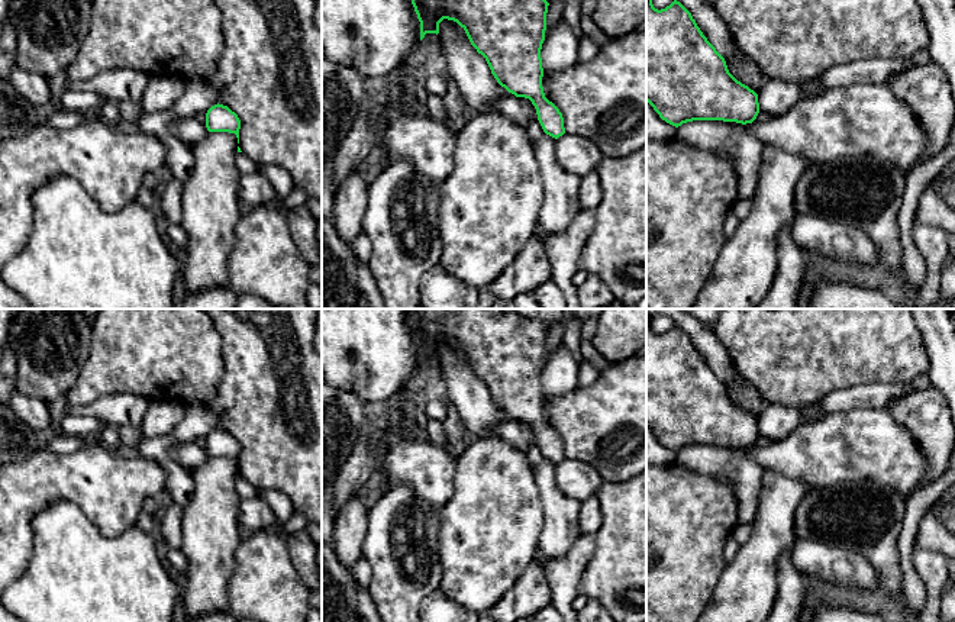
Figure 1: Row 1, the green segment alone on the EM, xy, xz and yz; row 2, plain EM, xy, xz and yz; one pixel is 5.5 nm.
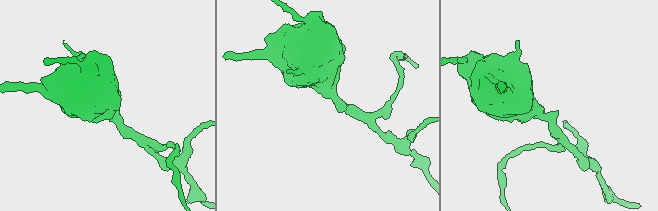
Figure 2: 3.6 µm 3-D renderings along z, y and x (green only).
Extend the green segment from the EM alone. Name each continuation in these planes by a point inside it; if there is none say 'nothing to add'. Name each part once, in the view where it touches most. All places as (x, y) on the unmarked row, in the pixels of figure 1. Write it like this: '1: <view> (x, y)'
nothing to add

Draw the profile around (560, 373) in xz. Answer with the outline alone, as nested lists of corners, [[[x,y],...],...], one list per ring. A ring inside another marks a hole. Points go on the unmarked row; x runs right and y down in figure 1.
[[[561,342],[545,362],[541,374],[542,393],[548,399],[554,399],[571,391],[577,387],[580,364],[574,355]]]

